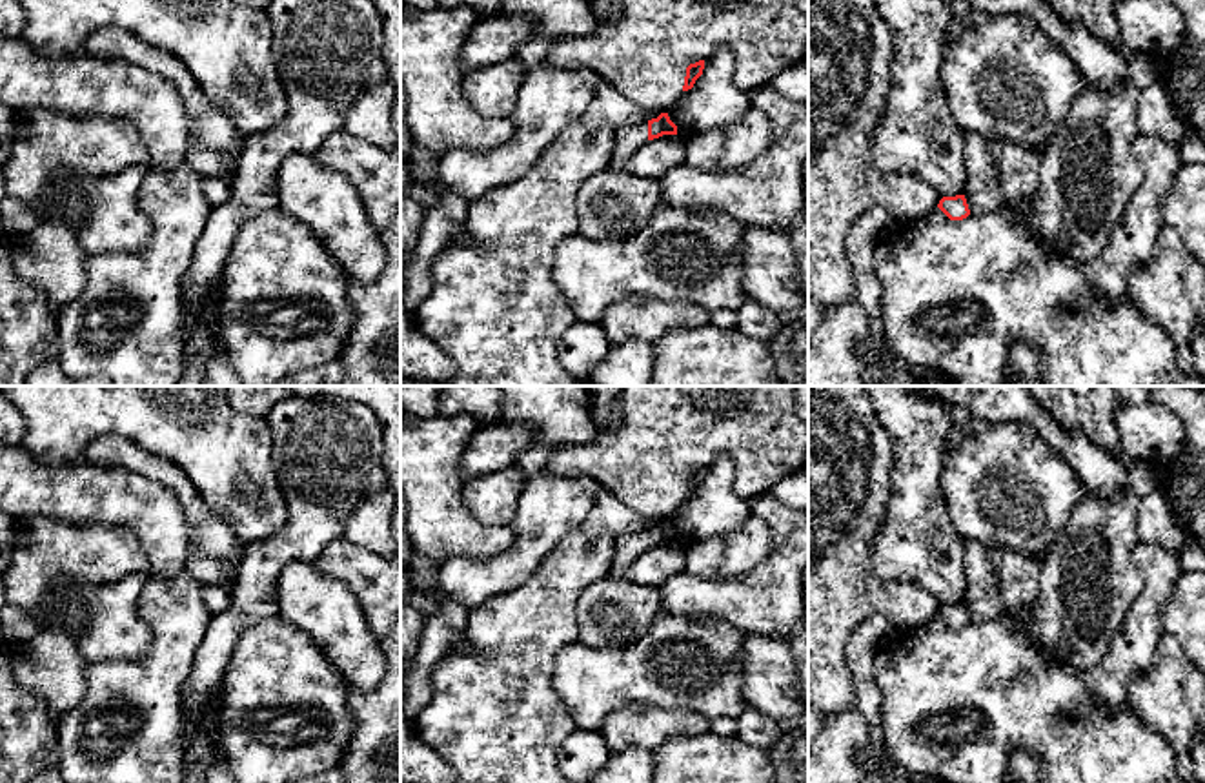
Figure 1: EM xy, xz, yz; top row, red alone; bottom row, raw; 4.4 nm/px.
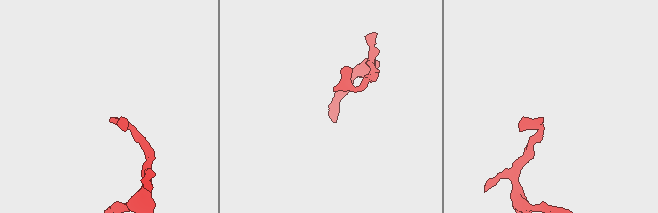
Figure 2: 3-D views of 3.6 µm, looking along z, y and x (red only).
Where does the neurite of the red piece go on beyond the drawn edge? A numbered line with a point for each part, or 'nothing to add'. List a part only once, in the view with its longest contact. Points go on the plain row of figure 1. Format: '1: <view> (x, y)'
1: xz (627, 549)

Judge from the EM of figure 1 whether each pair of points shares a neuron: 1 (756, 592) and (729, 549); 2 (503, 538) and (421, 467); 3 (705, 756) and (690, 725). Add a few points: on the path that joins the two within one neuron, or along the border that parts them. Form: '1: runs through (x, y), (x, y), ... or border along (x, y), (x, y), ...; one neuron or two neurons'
1: border along (772, 541), (772, 550), (743, 572), (701, 576); two neurons
2: runs through (479, 538), (434, 496), (434, 490); one neuron
3: border along (708, 731), (672, 736), (654, 751); two neurons

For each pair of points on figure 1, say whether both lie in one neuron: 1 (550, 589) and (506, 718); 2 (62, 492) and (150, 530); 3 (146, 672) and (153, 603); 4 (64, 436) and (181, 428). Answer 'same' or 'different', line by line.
1: same
2: same
3: same
4: same

